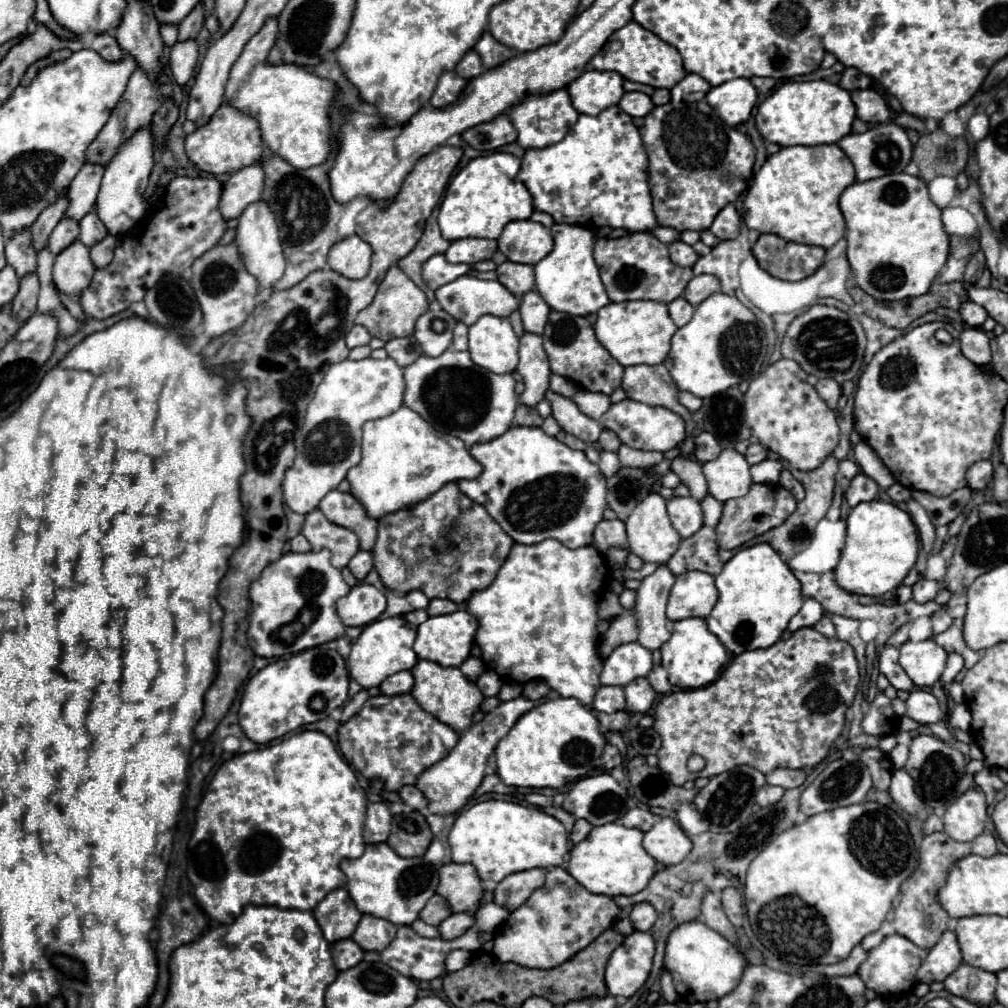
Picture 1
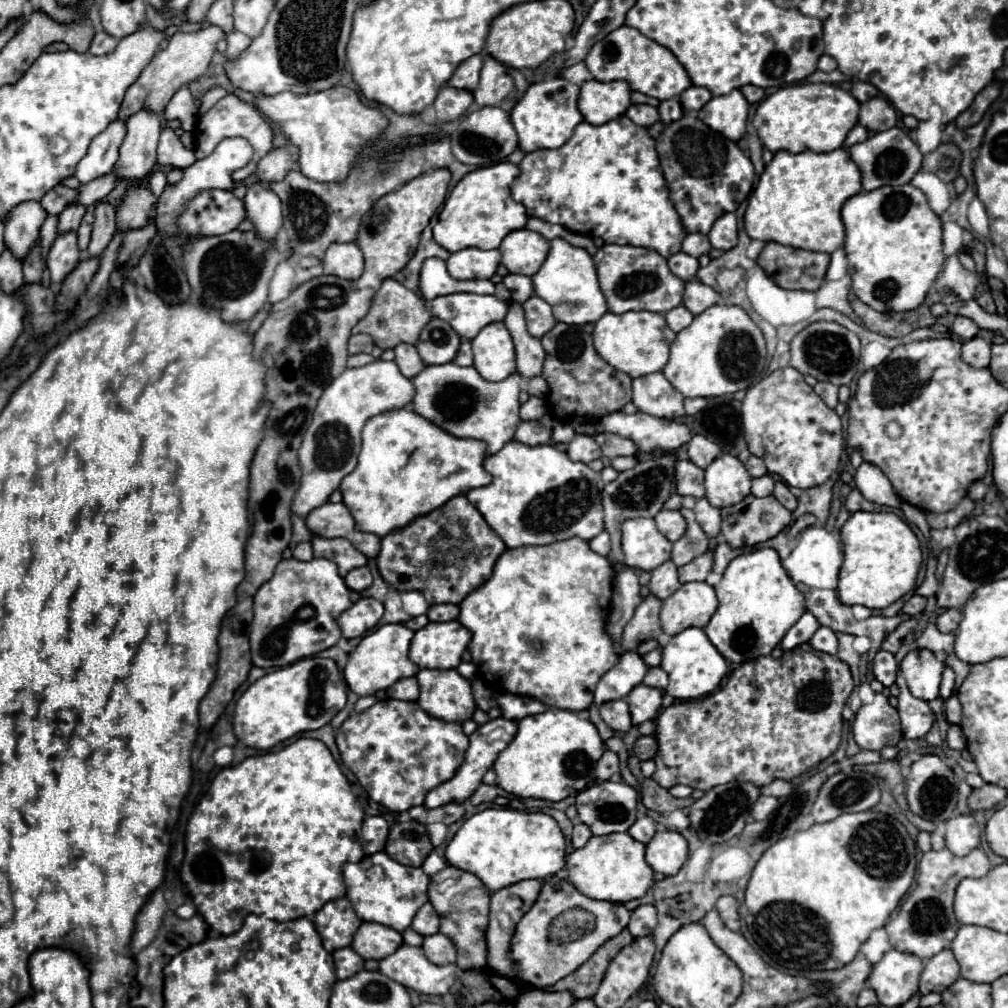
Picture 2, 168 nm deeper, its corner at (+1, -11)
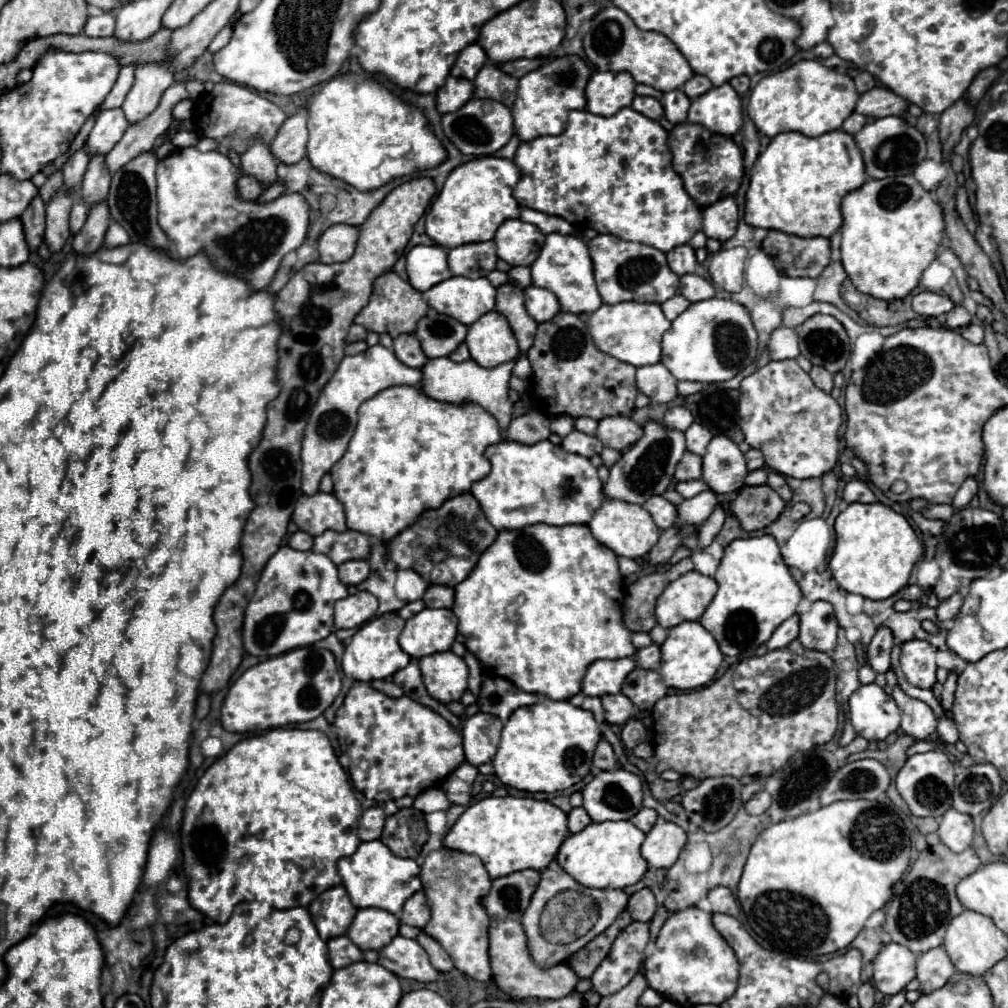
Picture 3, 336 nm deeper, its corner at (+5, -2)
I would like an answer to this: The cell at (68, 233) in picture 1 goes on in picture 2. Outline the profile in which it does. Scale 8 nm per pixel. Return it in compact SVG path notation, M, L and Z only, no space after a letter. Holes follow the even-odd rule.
M70 203L62 213L60 213L60 223L58 231L76 231L82 215L86 213L86 207L80 203Z

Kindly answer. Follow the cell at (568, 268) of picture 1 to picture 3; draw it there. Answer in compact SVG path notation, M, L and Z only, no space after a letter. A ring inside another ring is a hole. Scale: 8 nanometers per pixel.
M548 234L544 248L530 266L530 270L532 270L532 284L554 292L562 310L572 314L582 314L582 312L594 312L602 306L602 298L594 282L588 246L580 236Z

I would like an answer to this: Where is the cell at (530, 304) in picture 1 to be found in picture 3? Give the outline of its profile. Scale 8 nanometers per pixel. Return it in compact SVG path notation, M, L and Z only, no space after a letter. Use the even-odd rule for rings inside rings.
M528 286L524 290L524 304L528 314L536 320L536 322L546 322L550 318L554 318L554 314L560 312L560 304L558 298L546 290L546 288L538 288L538 286Z

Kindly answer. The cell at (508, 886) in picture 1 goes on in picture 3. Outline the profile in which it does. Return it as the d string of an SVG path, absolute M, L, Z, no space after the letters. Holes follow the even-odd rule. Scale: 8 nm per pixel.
M520 870L520 872L492 880L492 888L482 900L482 906L490 916L490 930L488 930L490 950L488 952L490 952L492 980L506 996L510 996L514 1000L530 1000L530 998L558 1000L558 998L564 998L570 992L574 992L574 988L578 984L576 974L566 964L558 964L550 970L542 970L532 962L532 958L528 954L526 934L522 930L520 918L530 902L532 892L536 890L538 882L540 882L538 870Z

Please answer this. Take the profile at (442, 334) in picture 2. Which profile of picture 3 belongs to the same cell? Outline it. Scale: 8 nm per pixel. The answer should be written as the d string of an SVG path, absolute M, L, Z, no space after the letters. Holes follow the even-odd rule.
M428 310L428 314L418 322L416 338L422 344L422 350L428 358L450 356L460 342L464 342L468 328L458 320L438 314L436 310Z

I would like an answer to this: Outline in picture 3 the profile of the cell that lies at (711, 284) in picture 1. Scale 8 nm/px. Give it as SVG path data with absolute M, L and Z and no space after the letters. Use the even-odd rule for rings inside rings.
M684 274L680 276L680 288L678 292L690 300L690 302L700 302L700 300L708 300L716 294L716 288L712 282L708 282L702 276L696 274Z

